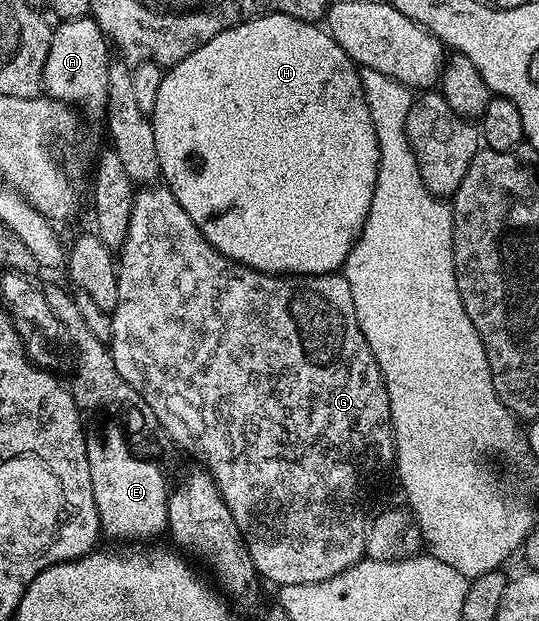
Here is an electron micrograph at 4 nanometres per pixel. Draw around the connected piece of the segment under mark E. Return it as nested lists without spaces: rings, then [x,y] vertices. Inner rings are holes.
[[[123,427],[108,428],[104,432],[104,441],[100,445],[89,447],[88,461],[90,462],[90,486],[94,486],[94,506],[98,506],[98,518],[100,519],[100,531],[105,537],[109,536],[112,540],[140,540],[136,542],[152,542],[155,536],[165,535],[168,526],[168,494],[170,484],[164,481],[164,472],[152,460],[143,460],[140,456],[132,453],[132,448],[128,445],[129,437],[126,435]]]

